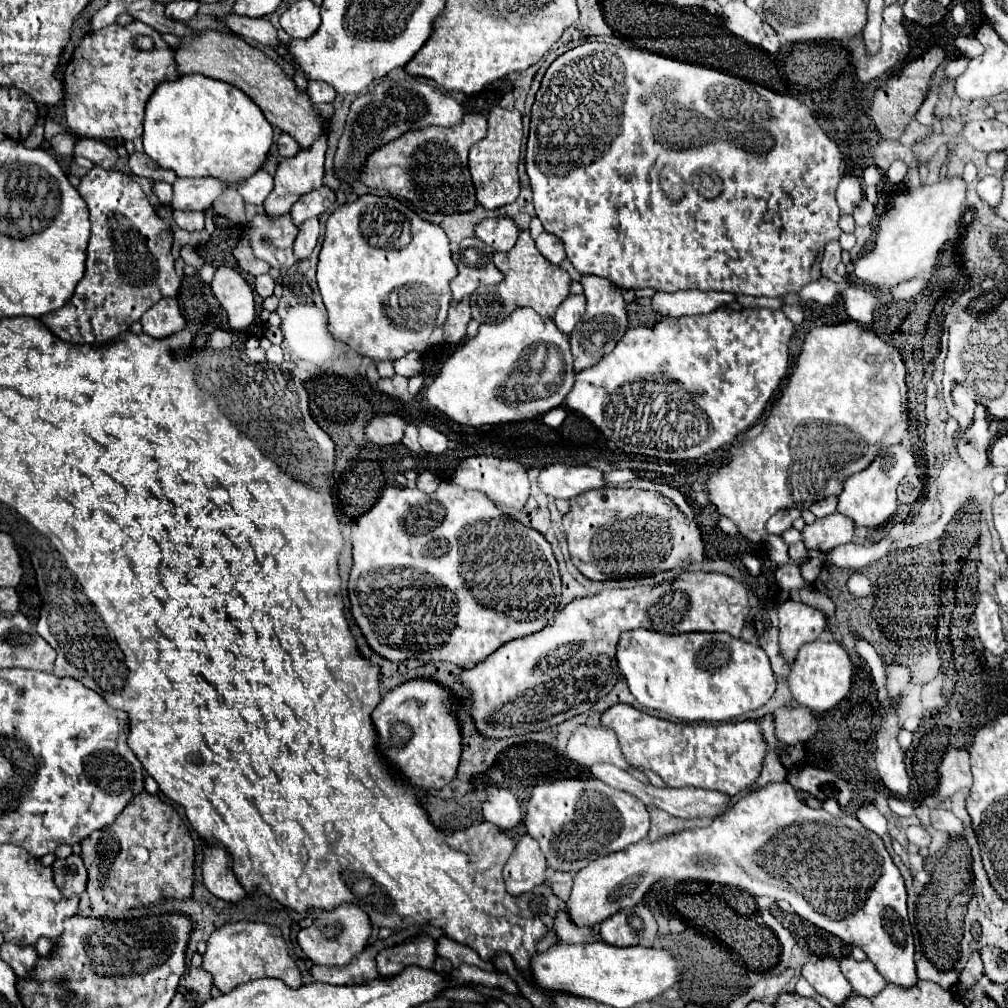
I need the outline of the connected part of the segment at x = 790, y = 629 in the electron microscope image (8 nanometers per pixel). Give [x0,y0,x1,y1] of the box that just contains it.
[780,600,826,664]

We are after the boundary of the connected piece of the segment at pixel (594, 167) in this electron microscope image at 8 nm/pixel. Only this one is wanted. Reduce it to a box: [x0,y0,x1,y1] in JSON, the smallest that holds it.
[526,42,842,298]

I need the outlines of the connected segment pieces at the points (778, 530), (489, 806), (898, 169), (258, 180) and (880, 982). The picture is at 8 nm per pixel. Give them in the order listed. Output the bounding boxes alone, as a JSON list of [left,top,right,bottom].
[[766,508,800,536],[482,790,520,830],[886,160,908,182],[238,170,274,206],[840,956,888,998]]

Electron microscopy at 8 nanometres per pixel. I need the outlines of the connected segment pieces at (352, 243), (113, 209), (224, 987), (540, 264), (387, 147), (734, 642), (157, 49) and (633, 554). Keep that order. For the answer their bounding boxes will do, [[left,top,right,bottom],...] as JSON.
[[316,194,458,362],[42,166,180,344],[202,922,302,992],[470,230,570,324],[360,114,486,214],[616,628,776,722],[63,20,180,140],[562,488,704,580]]

